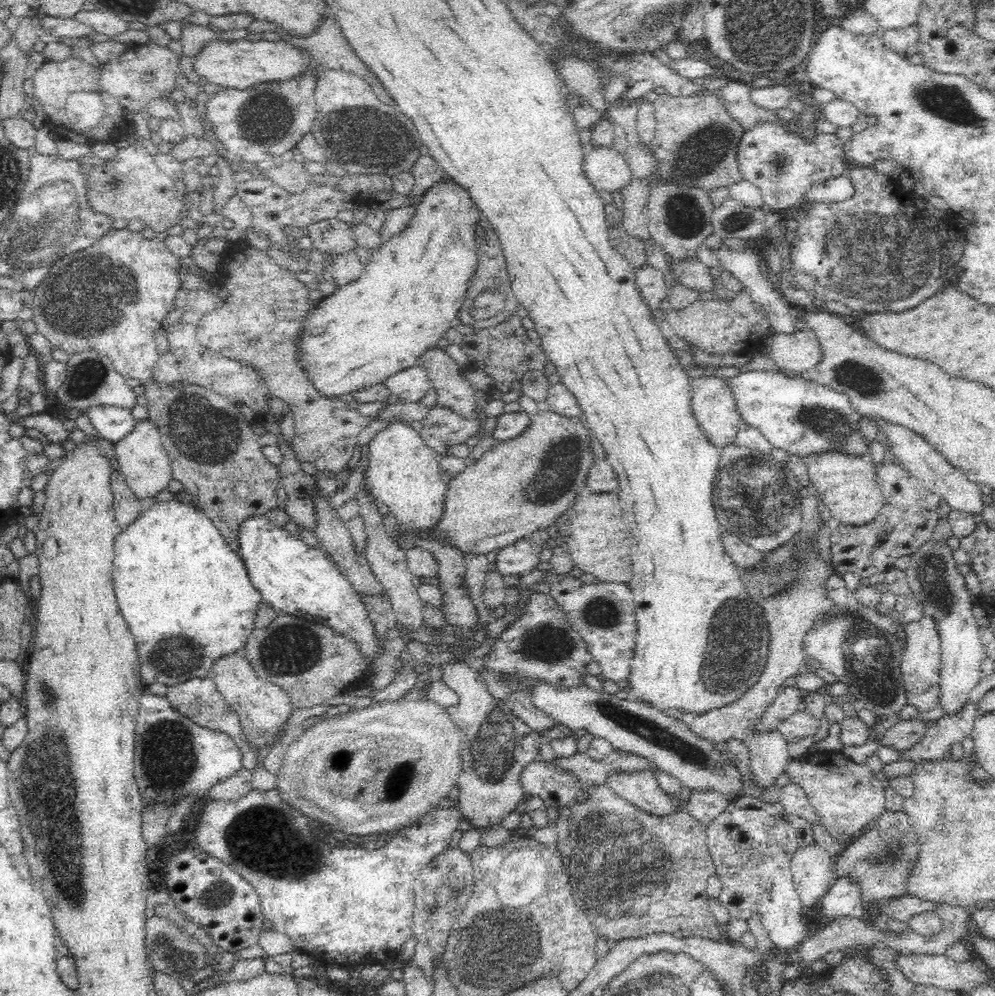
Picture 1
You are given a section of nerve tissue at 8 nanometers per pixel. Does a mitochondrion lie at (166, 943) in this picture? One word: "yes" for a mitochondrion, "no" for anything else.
yes

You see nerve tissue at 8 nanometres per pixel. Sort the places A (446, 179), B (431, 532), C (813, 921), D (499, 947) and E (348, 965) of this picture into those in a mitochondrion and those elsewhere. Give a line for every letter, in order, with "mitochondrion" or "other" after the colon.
A: other
B: other
C: other
D: mitochondrion
E: other

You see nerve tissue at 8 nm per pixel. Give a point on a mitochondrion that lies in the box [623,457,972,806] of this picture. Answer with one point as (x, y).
(729, 655)

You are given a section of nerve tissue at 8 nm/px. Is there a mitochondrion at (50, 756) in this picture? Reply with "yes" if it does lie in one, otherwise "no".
yes

